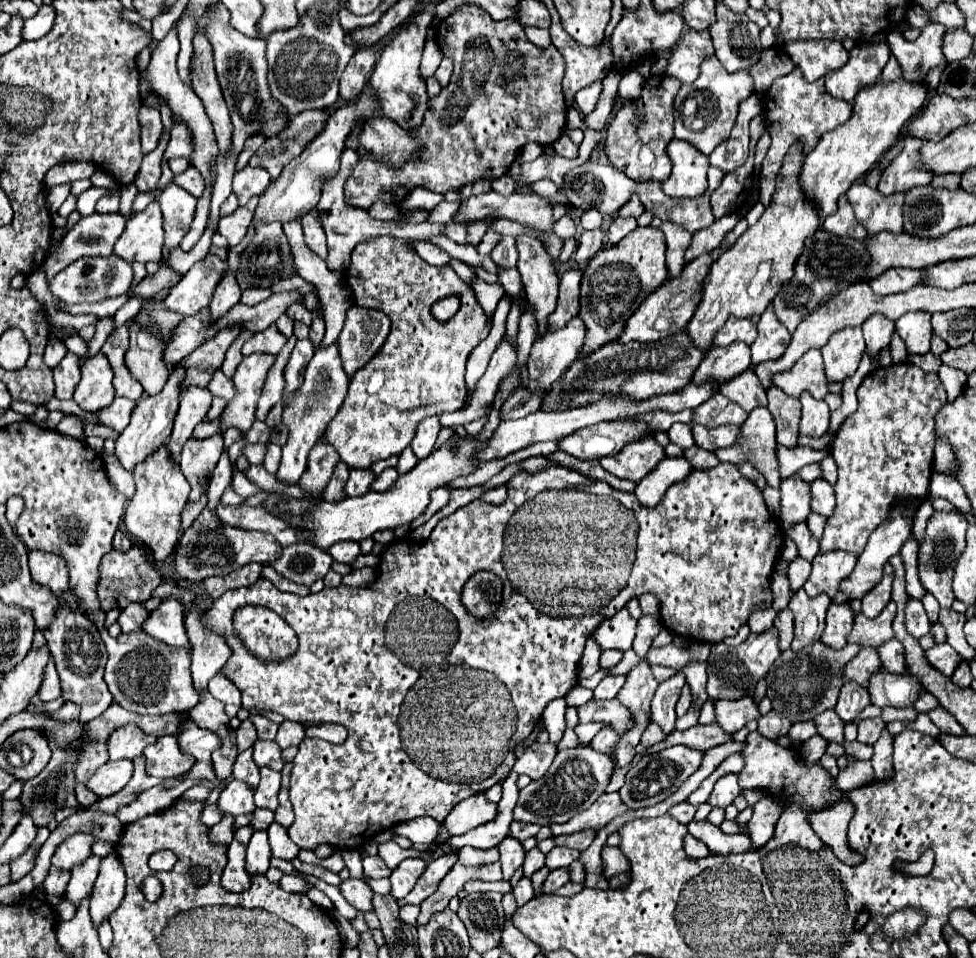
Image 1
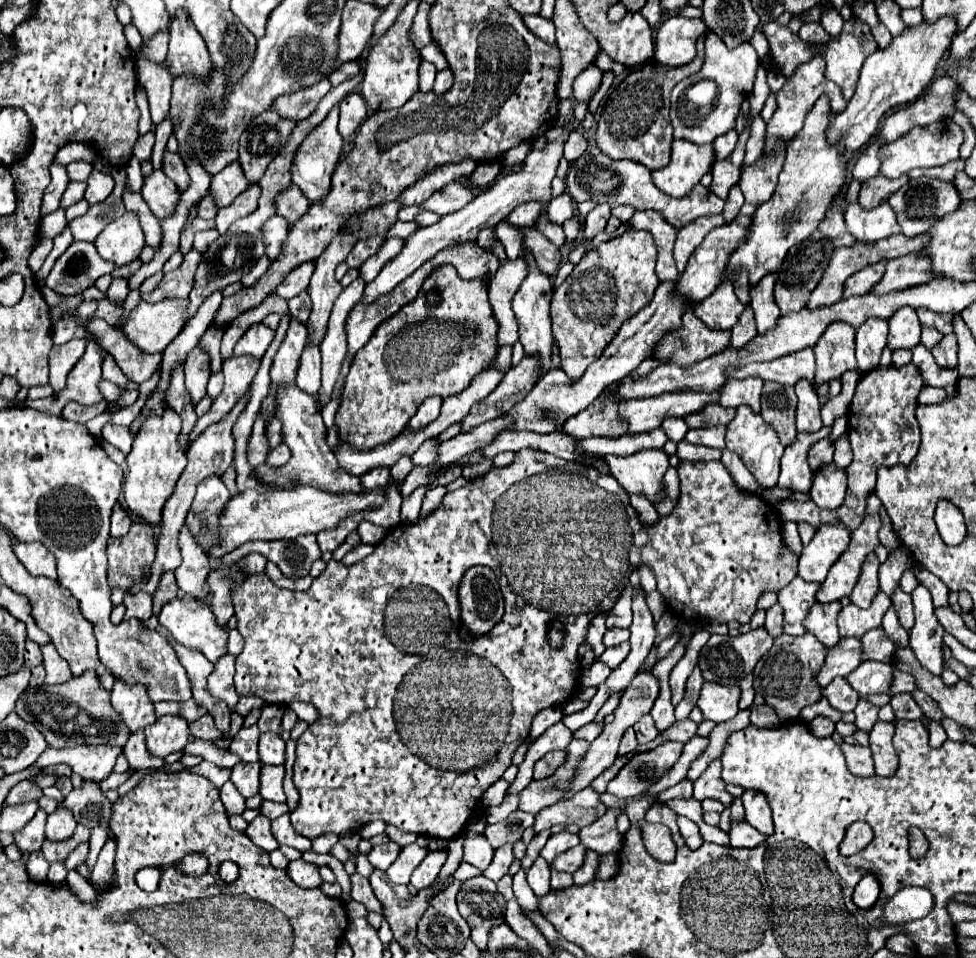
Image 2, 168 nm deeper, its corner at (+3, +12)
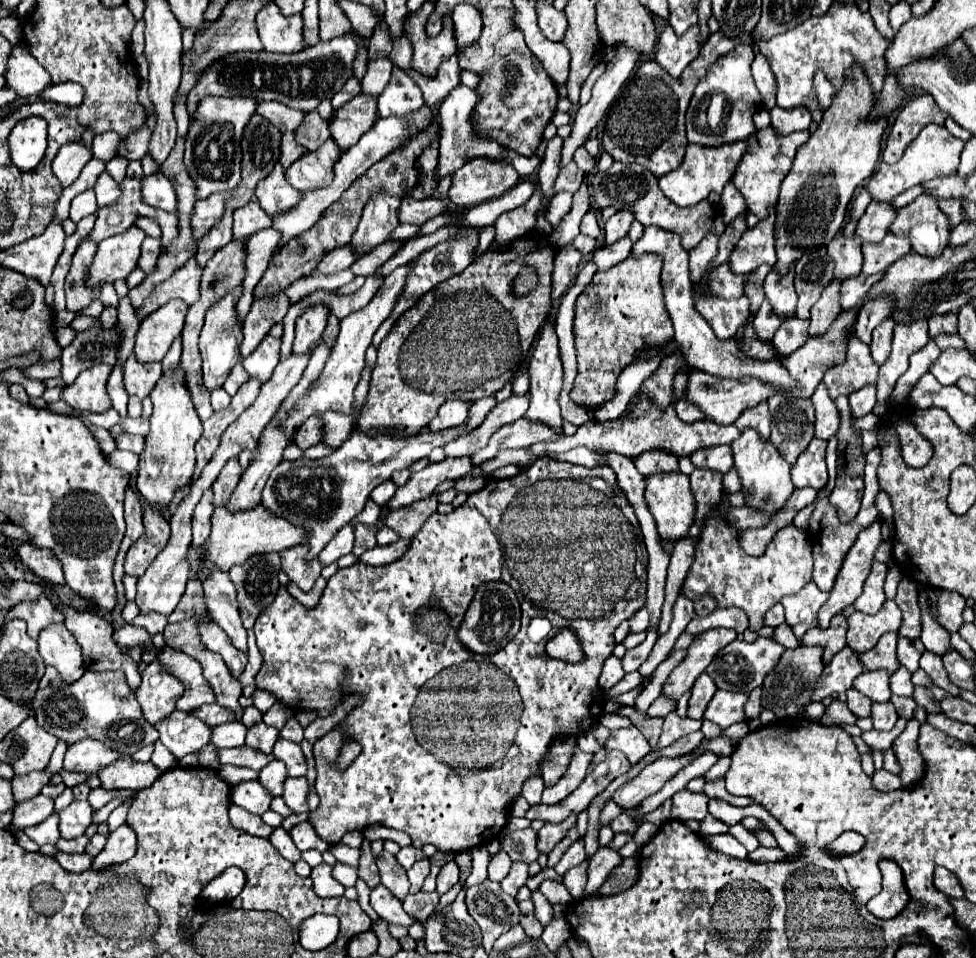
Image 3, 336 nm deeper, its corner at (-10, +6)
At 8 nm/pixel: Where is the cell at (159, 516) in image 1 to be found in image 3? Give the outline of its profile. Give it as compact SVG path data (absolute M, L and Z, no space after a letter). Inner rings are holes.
M180 365L168 373L162 373L150 393L150 399L154 403L154 411L150 417L150 433L146 435L144 451L140 453L136 489L154 507L168 507L176 489L188 485L192 479L196 463L194 445L202 435L202 421L192 407L192 397L188 395L184 371L180 371Z

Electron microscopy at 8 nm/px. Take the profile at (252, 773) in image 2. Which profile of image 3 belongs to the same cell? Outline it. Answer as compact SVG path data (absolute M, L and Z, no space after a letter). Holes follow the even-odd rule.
M274 759L272 763L268 763L262 771L260 771L260 783L272 793L272 795L282 795L284 791L284 779L288 777L288 771L284 767L284 763L280 763L278 759Z

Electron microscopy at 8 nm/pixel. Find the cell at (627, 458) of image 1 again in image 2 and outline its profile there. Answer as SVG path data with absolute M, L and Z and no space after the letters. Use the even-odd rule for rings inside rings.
M641 449L631 457L607 455L603 457L611 469L611 475L629 493L643 493L651 503L663 497L661 481L669 467L667 453L663 449Z

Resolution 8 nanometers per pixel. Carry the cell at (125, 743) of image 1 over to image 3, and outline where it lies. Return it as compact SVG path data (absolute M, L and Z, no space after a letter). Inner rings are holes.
M160 661L150 663L142 671L142 685L136 691L136 699L148 723L158 723L176 709L176 699L182 695L184 685L172 673L164 671Z

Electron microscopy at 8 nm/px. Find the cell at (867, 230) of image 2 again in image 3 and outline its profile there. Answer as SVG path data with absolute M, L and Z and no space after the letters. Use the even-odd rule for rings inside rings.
M888 233L882 239L882 243L878 243L878 245L864 243L862 253L864 253L862 273L864 275L876 275L876 273L884 273L894 261L908 255L910 243L908 243L908 237L896 237L896 235Z

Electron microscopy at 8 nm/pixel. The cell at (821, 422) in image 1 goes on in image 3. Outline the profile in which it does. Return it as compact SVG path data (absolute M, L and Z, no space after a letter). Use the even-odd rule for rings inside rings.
M820 383L814 391L812 405L816 409L816 437L828 441L838 431L840 417L834 401L828 397L828 389L824 387L824 383Z

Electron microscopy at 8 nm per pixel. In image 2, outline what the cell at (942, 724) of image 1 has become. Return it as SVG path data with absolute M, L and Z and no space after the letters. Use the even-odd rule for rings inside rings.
M919 689L913 693L913 699L915 699L917 705L923 709L923 715L925 715L927 719L937 721L937 723L943 721L945 715L943 715L943 711L939 709L939 703L937 703L937 701L931 701L931 699L929 699L923 691L919 691Z

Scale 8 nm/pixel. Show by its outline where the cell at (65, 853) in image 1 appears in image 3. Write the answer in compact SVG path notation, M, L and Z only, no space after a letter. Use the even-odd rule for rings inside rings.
M74 799L66 809L58 811L60 833L64 839L76 839L84 835L86 827L92 823L92 807L88 801Z

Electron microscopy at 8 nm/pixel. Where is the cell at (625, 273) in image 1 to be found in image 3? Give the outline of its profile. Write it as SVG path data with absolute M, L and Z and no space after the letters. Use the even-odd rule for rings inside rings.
M658 255L628 257L610 271L600 271L576 301L574 345L578 375L570 391L570 399L586 409L598 409L616 395L618 375L632 363L632 355L640 347L652 343L668 343L674 339L672 321L664 309L660 285L662 259Z

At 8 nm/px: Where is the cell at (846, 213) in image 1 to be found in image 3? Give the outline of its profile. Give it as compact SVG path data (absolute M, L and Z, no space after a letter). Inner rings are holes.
M838 233L828 243L828 255L834 261L834 279L842 281L862 271L862 241L858 237L844 237Z

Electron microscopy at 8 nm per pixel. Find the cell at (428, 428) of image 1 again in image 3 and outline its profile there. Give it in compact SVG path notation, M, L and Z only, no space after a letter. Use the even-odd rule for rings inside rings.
M446 401L440 409L438 415L428 423L430 431L442 431L450 427L460 427L468 417L468 403L464 401Z

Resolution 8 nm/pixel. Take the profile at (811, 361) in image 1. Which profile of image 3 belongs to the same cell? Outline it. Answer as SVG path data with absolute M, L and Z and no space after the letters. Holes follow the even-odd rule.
M646 227L644 235L640 241L634 243L632 255L640 257L644 253L656 253L664 259L662 267L662 289L664 289L664 305L668 311L670 321L674 323L674 339L678 343L678 351L686 357L688 365L700 371L706 371L716 377L728 377L728 379L740 379L740 377L756 377L760 381L772 383L776 387L792 387L794 381L788 375L788 371L780 365L778 359L772 361L754 361L748 359L744 353L738 351L734 339L724 339L720 341L712 327L706 323L706 319L694 309L692 301L692 281L690 281L690 271L688 271L688 251L680 245L680 237L670 231L660 231L658 227Z

